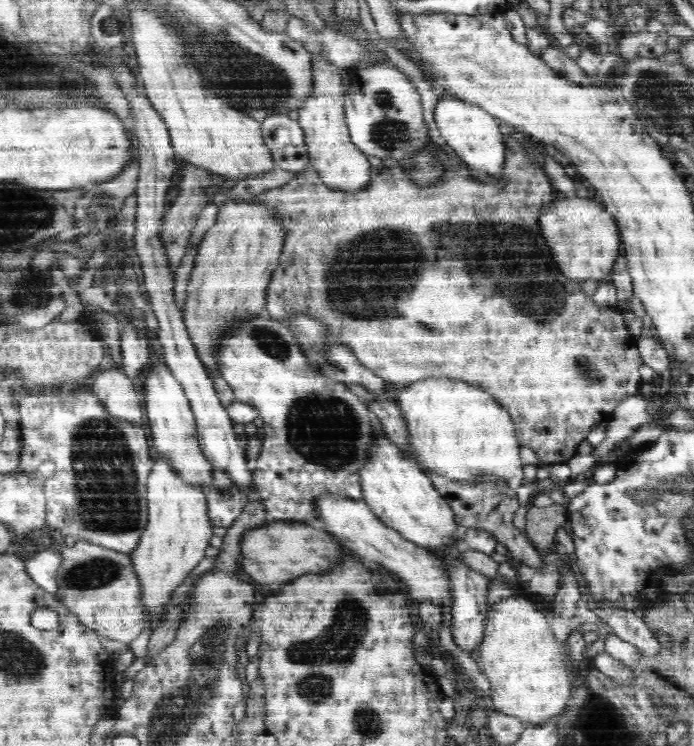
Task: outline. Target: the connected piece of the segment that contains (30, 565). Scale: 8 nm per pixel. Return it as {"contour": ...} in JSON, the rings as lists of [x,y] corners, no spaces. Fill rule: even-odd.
{"contour":[[[47,548],[25,560],[25,568],[27,574],[37,586],[50,594],[56,595],[56,576],[61,568],[61,562],[60,553]]]}

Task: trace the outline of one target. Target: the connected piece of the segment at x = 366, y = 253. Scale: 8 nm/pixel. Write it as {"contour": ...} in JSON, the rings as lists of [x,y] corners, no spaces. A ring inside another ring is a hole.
{"contour":[[[513,136],[509,137],[505,142],[505,148],[507,148],[507,158],[504,160],[504,172],[500,172],[500,180],[497,182],[492,180],[479,182],[468,178],[464,173],[462,176],[458,176],[454,172],[448,172],[448,175],[443,176],[443,180],[440,179],[438,183],[431,184],[432,188],[416,188],[416,183],[412,183],[412,179],[405,175],[400,166],[395,163],[386,163],[381,168],[381,172],[374,175],[371,182],[362,191],[346,192],[331,189],[322,183],[322,179],[313,169],[298,174],[296,178],[281,187],[264,191],[262,196],[256,198],[258,202],[254,203],[264,203],[264,206],[268,207],[272,214],[278,214],[276,219],[282,222],[280,226],[286,228],[286,232],[284,232],[286,246],[282,248],[280,264],[277,265],[278,270],[272,272],[269,282],[270,290],[266,290],[268,296],[265,309],[268,318],[274,318],[274,320],[285,324],[290,322],[288,318],[291,318],[296,312],[316,318],[320,322],[320,327],[326,328],[324,331],[328,332],[328,340],[332,344],[342,344],[346,348],[352,348],[352,352],[358,356],[358,360],[366,368],[370,368],[370,371],[376,376],[387,381],[394,390],[424,380],[424,378],[456,378],[456,380],[466,380],[472,384],[482,384],[480,388],[488,390],[510,413],[521,447],[531,448],[540,461],[550,464],[567,463],[577,454],[580,440],[586,439],[588,432],[594,426],[602,424],[602,420],[608,418],[608,414],[612,414],[616,410],[616,406],[623,398],[640,392],[643,380],[638,368],[642,366],[643,360],[637,348],[639,336],[630,334],[624,314],[618,309],[601,308],[593,304],[592,299],[582,290],[580,280],[572,280],[562,273],[558,274],[557,265],[554,268],[556,272],[552,272],[552,254],[554,252],[546,244],[540,244],[541,231],[538,230],[538,216],[556,198],[555,190],[548,175],[545,174],[544,168],[540,165],[538,152],[528,138],[524,143],[524,140],[520,142]],[[490,354],[496,354],[496,360],[498,358],[508,360],[512,354],[512,370],[476,370],[476,368],[486,368],[484,366],[486,356],[490,356]]]}

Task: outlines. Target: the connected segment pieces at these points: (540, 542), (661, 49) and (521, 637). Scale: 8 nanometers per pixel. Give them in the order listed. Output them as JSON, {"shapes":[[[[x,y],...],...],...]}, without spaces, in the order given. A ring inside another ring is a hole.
{"shapes":[[[[552,504],[548,508],[528,506],[526,514],[526,537],[540,552],[550,552],[555,542],[555,535],[568,521],[566,505]]],[[[650,20],[642,32],[621,36],[616,51],[626,62],[637,57],[658,58],[662,54],[668,54],[668,37],[664,24]]],[[[529,595],[506,597],[491,605],[485,616],[484,639],[476,658],[489,680],[489,698],[495,710],[535,726],[541,726],[563,712],[571,694],[563,650],[546,623],[546,617],[540,613],[539,604]]]]}

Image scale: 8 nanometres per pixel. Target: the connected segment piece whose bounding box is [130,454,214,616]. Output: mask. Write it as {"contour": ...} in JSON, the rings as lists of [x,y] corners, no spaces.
{"contour":[[[155,454],[155,463],[153,464],[151,473],[147,478],[147,502],[148,502],[148,524],[144,533],[140,538],[139,544],[130,552],[131,560],[133,563],[133,568],[135,569],[136,575],[138,576],[140,582],[140,600],[141,606],[146,606],[146,610],[148,612],[152,612],[152,616],[156,614],[156,612],[162,612],[162,608],[164,608],[164,604],[170,600],[170,594],[172,594],[172,590],[185,580],[186,577],[190,574],[190,572],[200,563],[202,558],[205,558],[206,554],[204,550],[210,546],[210,540],[213,537],[213,528],[212,522],[210,521],[208,515],[208,506],[207,506],[207,494],[204,491],[200,490],[200,487],[192,486],[192,483],[184,482],[184,479],[180,478],[180,475],[176,474],[176,471],[172,470],[172,467],[168,466],[168,463],[164,462],[164,457],[159,456],[159,454]]]}

